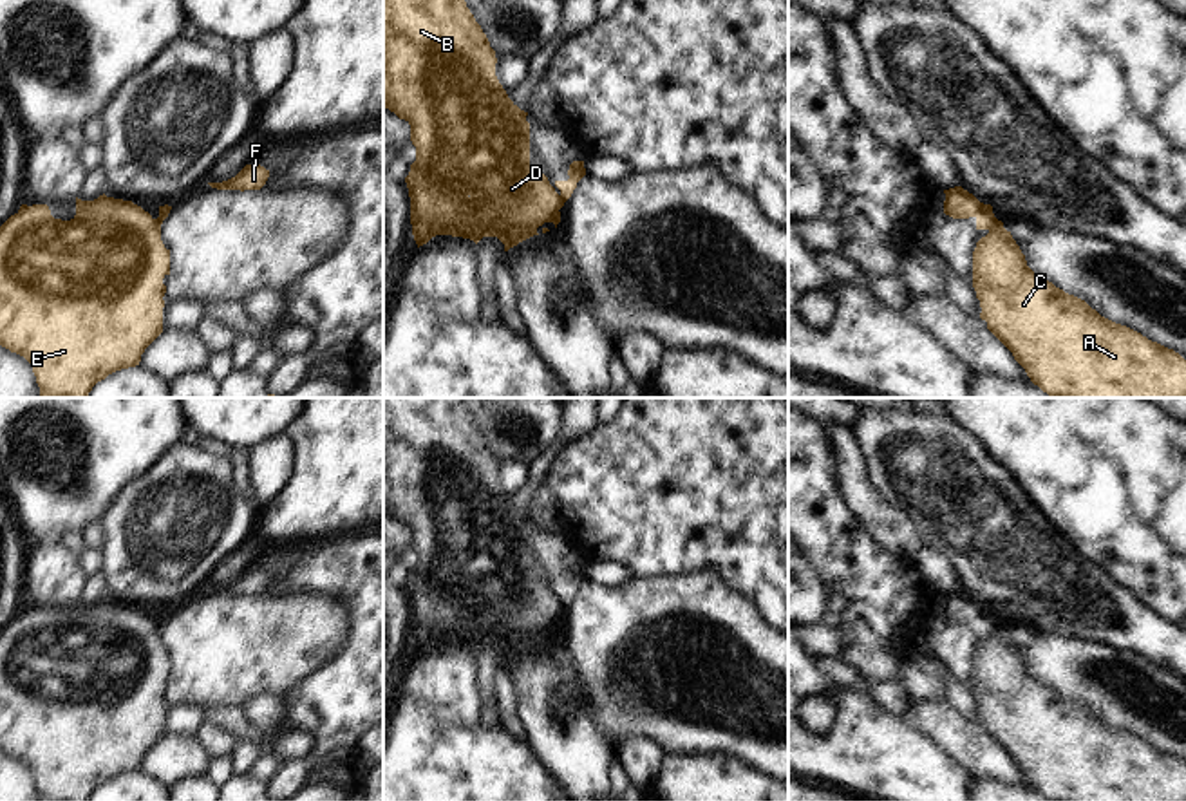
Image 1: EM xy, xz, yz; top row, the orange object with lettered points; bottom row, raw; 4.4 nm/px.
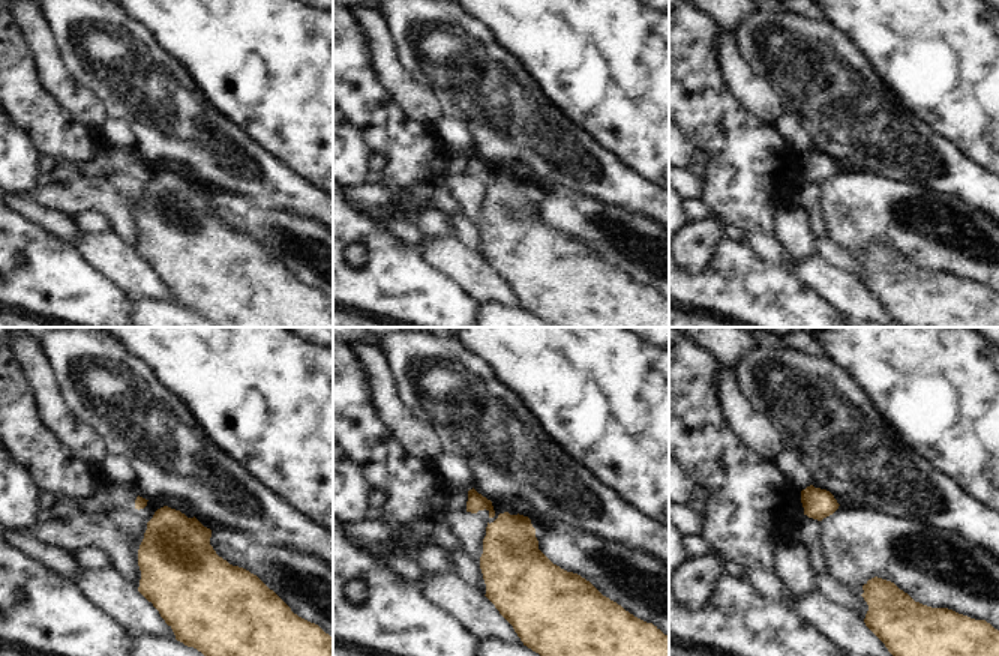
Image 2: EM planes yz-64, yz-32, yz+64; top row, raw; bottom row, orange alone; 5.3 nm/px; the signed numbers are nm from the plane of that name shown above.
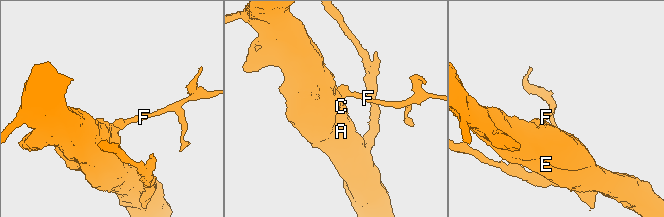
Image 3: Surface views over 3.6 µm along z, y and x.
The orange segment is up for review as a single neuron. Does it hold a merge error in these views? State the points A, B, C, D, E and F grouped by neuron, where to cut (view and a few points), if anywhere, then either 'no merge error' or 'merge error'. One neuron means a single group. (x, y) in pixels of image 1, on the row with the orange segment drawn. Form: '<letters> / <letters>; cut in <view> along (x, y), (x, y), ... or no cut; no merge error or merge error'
A B C D E / F; cut in yz along (997, 219), (989, 230); merge error

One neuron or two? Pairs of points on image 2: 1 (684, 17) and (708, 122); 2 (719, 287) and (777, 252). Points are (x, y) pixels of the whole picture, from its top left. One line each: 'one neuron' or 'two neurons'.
1: one neuron
2: two neurons

